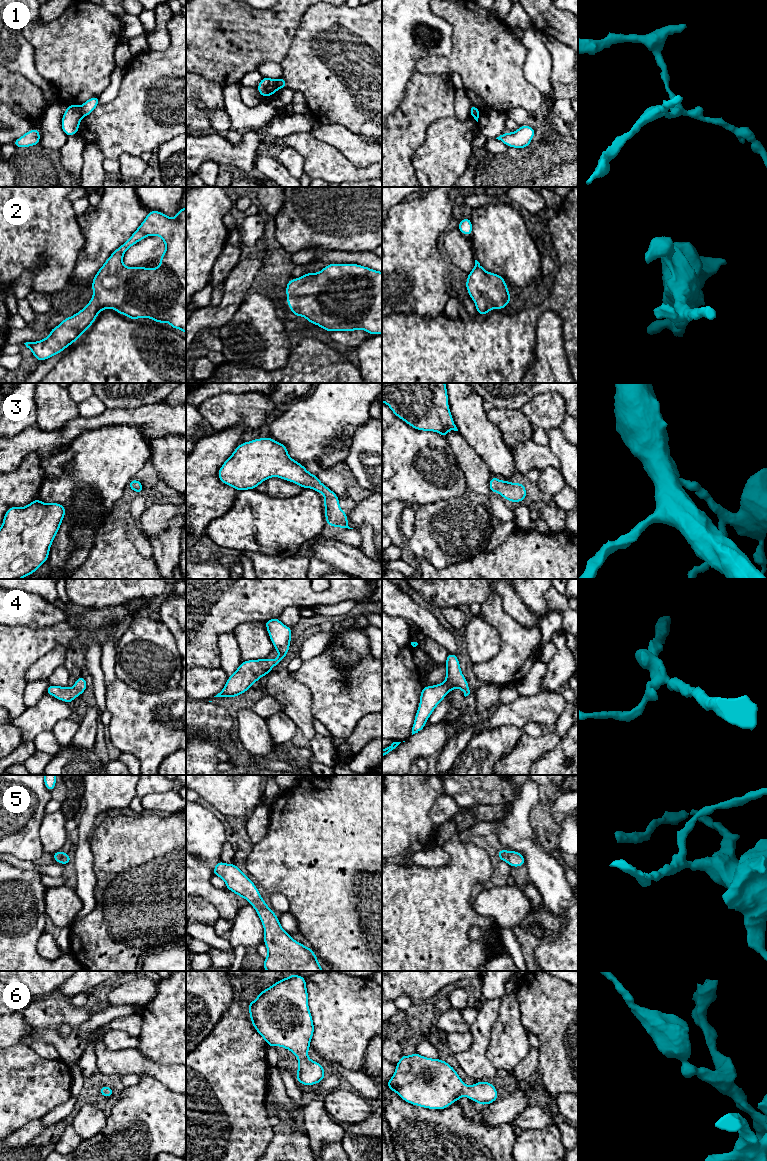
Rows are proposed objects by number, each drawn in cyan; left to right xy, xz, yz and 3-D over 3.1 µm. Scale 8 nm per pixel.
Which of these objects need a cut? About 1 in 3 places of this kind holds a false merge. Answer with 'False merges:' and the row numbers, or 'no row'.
False merges: 1

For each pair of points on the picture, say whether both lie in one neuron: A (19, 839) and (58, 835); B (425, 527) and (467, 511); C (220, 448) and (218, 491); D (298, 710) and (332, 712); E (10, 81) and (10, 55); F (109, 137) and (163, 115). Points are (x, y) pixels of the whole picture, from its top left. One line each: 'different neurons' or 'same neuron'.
A: different neurons
B: same neuron
C: same neuron
D: different neurons
E: different neurons
F: same neuron

